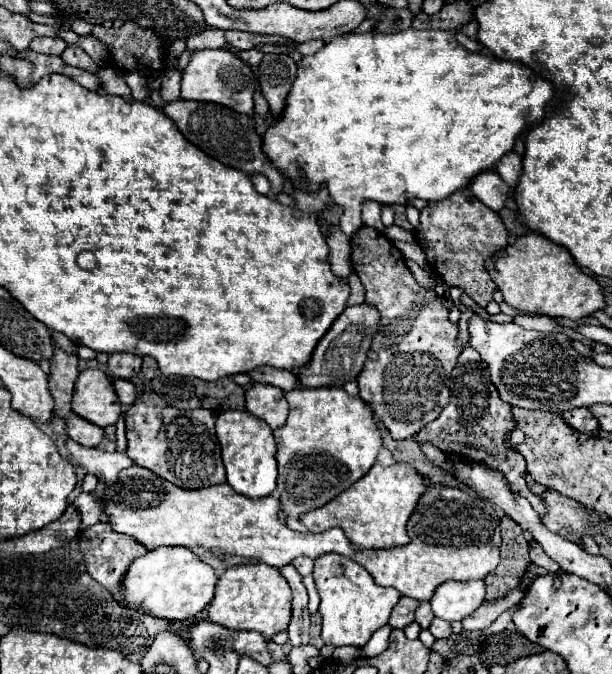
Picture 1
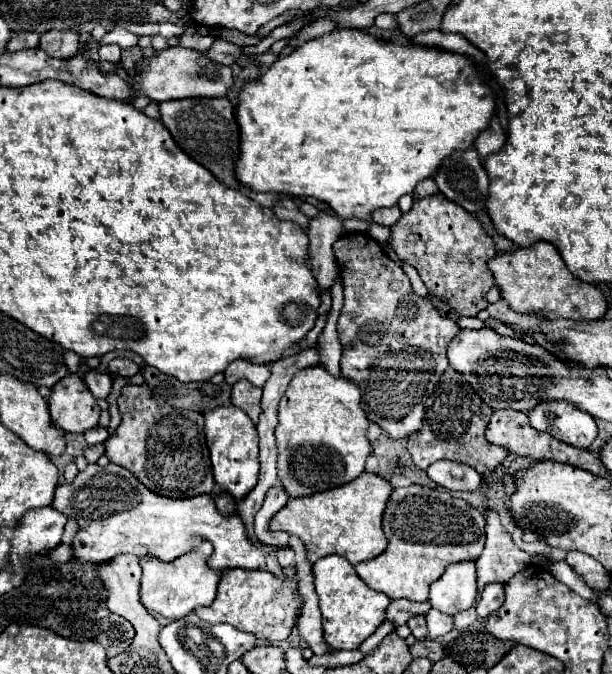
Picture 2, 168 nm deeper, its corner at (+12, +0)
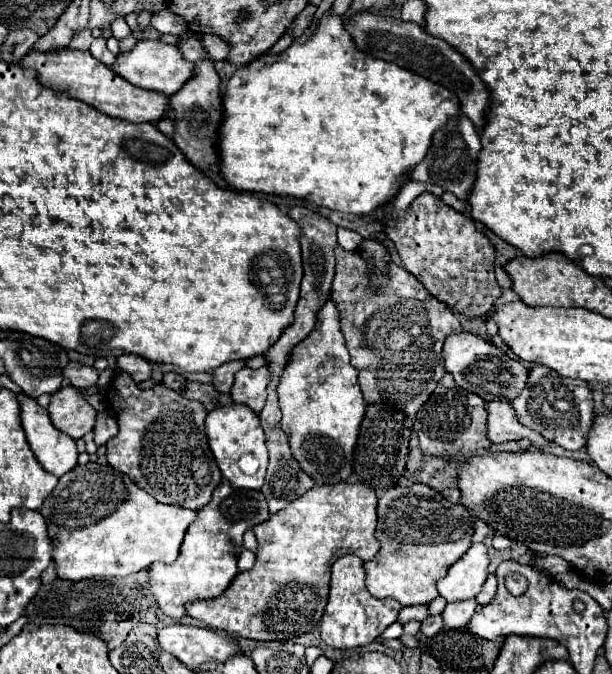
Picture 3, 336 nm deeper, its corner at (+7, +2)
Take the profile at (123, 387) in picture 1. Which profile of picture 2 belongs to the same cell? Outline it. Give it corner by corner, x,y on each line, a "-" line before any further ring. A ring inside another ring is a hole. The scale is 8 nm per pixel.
90,370
88,374
84,374
84,382
86,382
88,390
96,398
108,398
110,392
112,392
112,378
110,378
110,374
102,374
102,372

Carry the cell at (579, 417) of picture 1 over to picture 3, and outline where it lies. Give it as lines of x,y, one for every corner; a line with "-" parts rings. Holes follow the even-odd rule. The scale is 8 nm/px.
533,366
529,370
527,388
519,392
519,396
511,402
517,420
523,426
539,432
545,440
565,448
565,450
579,450
587,442
589,426
593,424
593,400
587,382
561,378
561,374
553,370
545,370
543,366

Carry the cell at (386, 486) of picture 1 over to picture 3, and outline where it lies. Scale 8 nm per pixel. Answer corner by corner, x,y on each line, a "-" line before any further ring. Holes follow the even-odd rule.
357,482
313,486
301,498
293,500
289,506
273,514
269,522
263,522
261,526
253,528
259,543
259,548
255,552
254,567
249,572
241,572
217,600
187,602
187,616
201,620
205,626
213,630
225,630
233,636
251,640
289,640
307,634
323,618
329,596
331,564
345,554
356,554
363,561
369,561
377,554
379,542
375,538
375,522
377,496
371,486

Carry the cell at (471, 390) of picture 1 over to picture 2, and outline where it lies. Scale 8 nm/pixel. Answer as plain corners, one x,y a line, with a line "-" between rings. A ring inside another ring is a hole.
448,366
448,370
440,378
440,384
428,398
422,430
408,436
408,452
412,454
414,464
418,468
426,470
432,462
446,458
446,460
454,460
454,462
472,466
482,476
494,474
494,470
508,456
508,450
486,442
484,430
486,430
490,418
492,418
492,408
488,408
480,400
480,396
464,380
464,376
460,372
456,372
454,368

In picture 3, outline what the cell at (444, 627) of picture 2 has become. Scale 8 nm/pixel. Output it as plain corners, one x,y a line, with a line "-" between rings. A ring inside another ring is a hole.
469,598
469,600
461,600
461,602
449,602
447,608
443,610
443,620
447,628
463,628
469,618
473,616
473,612
477,610
477,600

